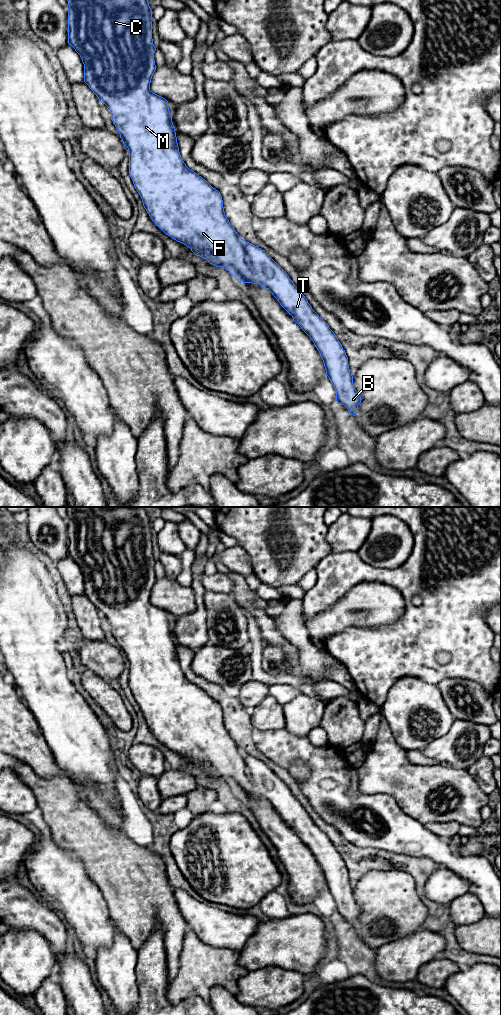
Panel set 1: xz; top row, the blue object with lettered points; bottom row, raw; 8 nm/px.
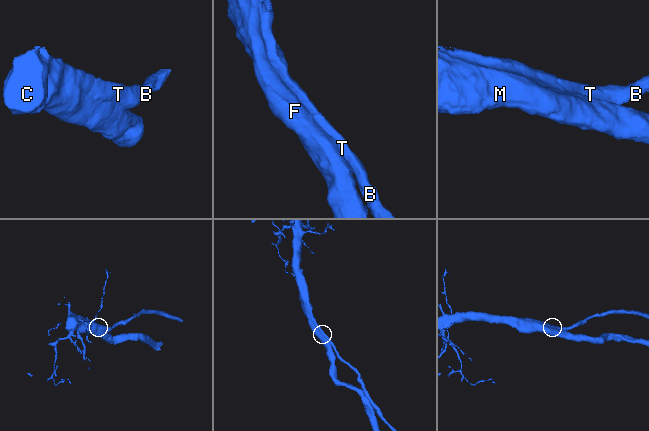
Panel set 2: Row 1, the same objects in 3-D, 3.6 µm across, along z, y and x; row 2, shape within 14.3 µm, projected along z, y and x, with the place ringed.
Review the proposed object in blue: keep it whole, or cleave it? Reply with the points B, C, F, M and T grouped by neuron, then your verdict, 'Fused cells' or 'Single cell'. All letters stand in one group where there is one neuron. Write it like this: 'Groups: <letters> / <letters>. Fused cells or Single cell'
Groups: B C F M T. Single cell

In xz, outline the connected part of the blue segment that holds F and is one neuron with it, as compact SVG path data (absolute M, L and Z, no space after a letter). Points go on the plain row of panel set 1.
M66 507L68 513L68 556L80 567L84 576L84 594L111 624L111 632L129 663L129 686L143 718L152 733L172 751L191 761L210 776L229 783L241 796L258 796L268 801L293 832L310 849L323 872L326 887L336 904L337 916L344 917L348 926L358 925L361 908L355 902L348 869L329 837L312 821L302 804L287 785L261 760L237 746L227 731L220 704L184 675L177 655L168 613L150 602L156 582L152 551L152 522L144 507Z

